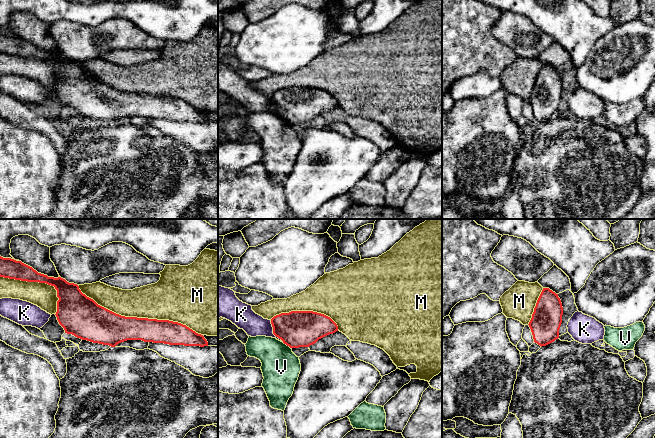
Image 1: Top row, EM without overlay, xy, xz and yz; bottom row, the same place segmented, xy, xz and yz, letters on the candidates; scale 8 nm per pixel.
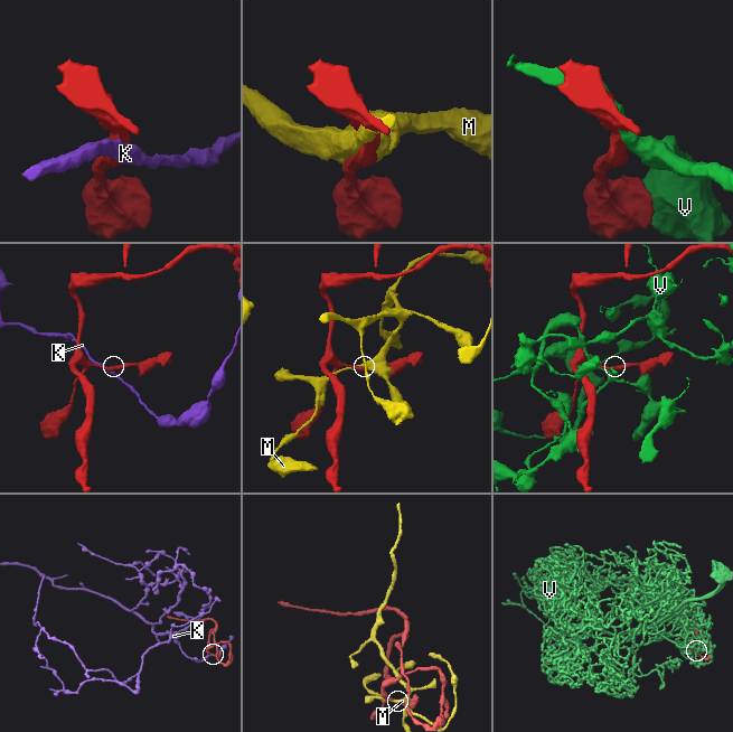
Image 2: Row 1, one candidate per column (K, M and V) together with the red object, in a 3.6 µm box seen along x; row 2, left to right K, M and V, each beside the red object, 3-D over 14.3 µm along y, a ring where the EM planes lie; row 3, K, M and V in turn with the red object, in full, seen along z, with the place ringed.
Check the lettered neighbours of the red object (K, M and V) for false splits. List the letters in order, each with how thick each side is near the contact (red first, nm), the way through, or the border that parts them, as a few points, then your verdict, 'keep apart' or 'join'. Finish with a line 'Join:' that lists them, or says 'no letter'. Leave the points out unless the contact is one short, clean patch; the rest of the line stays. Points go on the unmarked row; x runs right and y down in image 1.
K: 300 nm thick on the red side, 180 nm on the other; keep apart
M: 260 nm thick on the red side, 320 nm on the other; keep apart
V: 300 nm thick on the red side, 300 nm on the other; keep apart
Join: no letter

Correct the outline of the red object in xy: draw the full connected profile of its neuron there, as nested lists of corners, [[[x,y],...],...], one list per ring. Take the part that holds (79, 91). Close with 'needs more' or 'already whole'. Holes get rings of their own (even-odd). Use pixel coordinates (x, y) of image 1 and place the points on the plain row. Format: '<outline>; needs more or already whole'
[[[0,32],[0,53],[46,59],[57,66],[56,93],[65,109],[82,116],[115,123],[127,116],[169,121],[208,122],[203,111],[169,96],[125,93],[100,81],[81,68],[79,62],[58,53],[48,53],[32,43]]]; already whole

